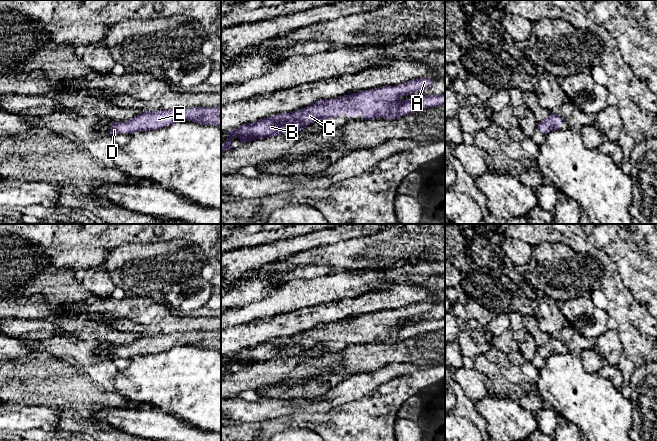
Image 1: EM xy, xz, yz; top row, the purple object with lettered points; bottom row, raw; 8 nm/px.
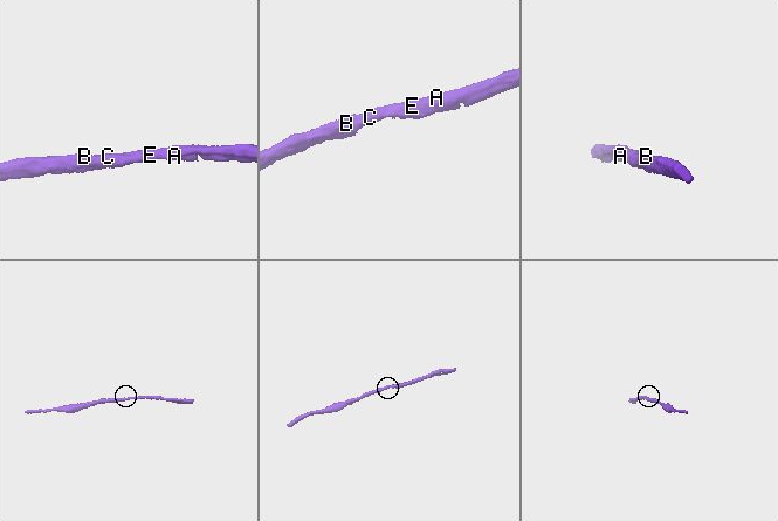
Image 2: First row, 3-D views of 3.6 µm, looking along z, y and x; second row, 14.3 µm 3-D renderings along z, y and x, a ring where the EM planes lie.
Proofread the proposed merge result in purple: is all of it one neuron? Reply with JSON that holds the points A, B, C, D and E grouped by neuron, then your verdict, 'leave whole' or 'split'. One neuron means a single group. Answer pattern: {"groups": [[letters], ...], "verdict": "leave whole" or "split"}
{"groups": [["A", "B", "C", "D", "E"]], "verdict": "leave whole"}

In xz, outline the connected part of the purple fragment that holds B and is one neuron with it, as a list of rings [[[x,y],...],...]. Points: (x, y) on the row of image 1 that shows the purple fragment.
[[[427,77],[337,98],[320,99],[299,111],[278,113],[228,131],[226,141],[221,142],[221,151],[235,147],[231,143],[232,138],[239,138],[241,143],[244,143],[301,131],[316,121],[325,122],[345,112],[349,118],[354,118],[356,114],[359,114],[365,120],[373,118],[393,120],[420,109],[442,106],[445,104],[445,95],[425,95],[416,100],[399,100],[401,96],[427,89],[433,83],[434,79]]]

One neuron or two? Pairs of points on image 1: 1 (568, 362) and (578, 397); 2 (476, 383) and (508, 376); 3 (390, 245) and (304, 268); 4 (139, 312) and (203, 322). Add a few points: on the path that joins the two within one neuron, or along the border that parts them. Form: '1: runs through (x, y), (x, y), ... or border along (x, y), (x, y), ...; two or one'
1: runs through (568, 371), (568, 380), (576, 388); one
2: border along (474, 367), (484, 375), (487, 393); two
3: runs through (369, 252), (325, 260); one
4: runs through (155, 318), (170, 323), (187, 323); one

